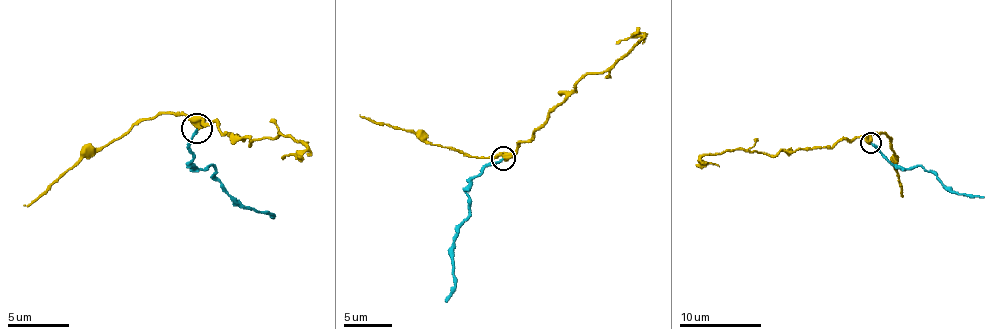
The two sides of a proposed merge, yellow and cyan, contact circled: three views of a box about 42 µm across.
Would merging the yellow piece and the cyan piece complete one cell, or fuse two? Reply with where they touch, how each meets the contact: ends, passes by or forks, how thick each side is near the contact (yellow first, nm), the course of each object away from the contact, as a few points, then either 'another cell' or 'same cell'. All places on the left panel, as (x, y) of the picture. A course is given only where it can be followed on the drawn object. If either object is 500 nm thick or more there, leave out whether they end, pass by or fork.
(196, 128) | yellow passes by | cyan ends | 420/190 nm | yellow via (196, 129), (198, 119), (205, 119), (218, 121), (227, 133), (252, 143), (289, 135), (302, 146), (284, 159) | cyan via (196, 129), (191, 164), (208, 171), (214, 165), (220, 187), (246, 206), (275, 213), (273, 217) | another cell

